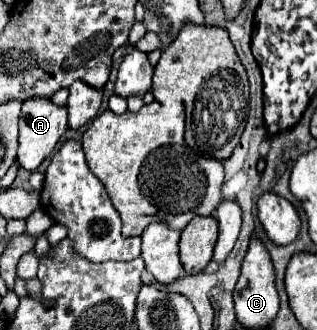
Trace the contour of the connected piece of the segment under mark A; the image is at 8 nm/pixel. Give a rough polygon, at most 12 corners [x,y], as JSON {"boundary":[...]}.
{"boundary":[[31,97],[19,115],[17,161],[35,169],[67,131],[67,109]]}

